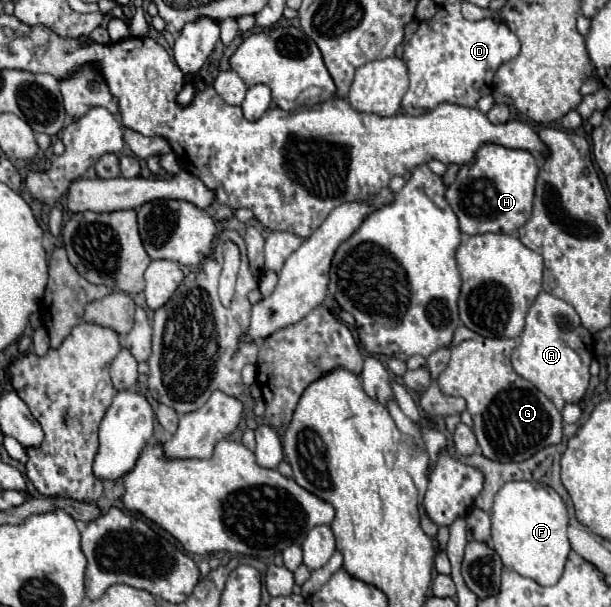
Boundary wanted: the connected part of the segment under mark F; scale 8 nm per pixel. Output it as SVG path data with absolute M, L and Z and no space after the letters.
M510 481L496 493L490 517L492 527L487 544L500 555L508 569L534 579L538 585L558 583L570 553L570 543L566 537L568 511L552 487L538 481Z

